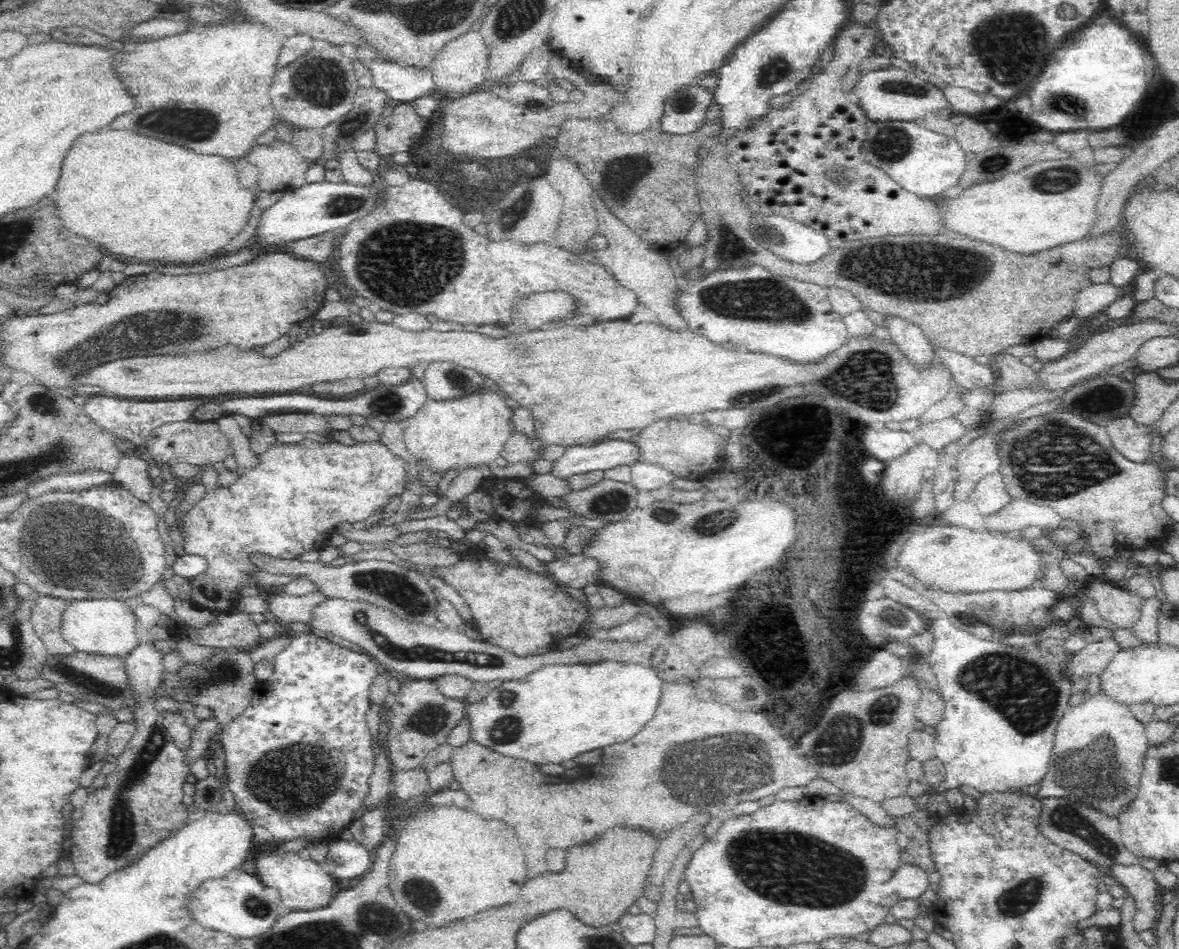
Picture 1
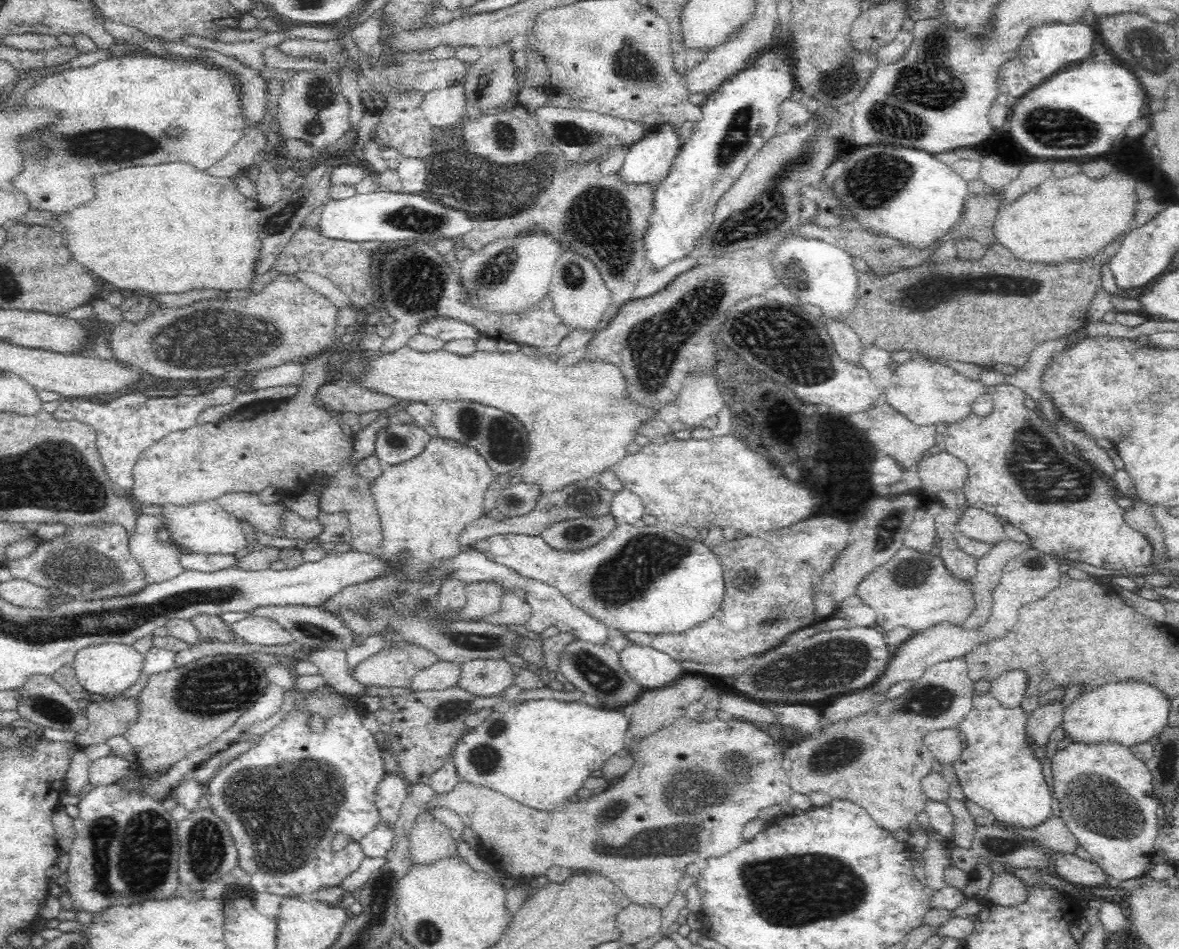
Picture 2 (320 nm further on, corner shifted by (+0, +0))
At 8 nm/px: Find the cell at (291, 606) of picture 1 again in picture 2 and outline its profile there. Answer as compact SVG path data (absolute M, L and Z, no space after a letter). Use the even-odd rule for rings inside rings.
M251 614L232 623L230 627L234 634L245 639L248 644L280 646L295 642L290 631L272 617Z

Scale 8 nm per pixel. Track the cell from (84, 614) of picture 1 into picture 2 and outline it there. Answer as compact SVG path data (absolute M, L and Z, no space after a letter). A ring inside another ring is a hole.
M96 644L78 649L73 656L72 667L78 682L90 693L104 696L104 698L120 698L120 692L124 692L134 685L143 670L143 660L145 655L138 652L128 644Z

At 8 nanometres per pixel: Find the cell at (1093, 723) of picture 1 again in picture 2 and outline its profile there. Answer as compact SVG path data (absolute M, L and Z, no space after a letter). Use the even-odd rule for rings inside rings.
M1116 739L1072 741L1064 750L1056 751L1050 761L1054 798L1058 798L1061 817L1080 845L1119 882L1146 875L1161 815L1146 762Z

